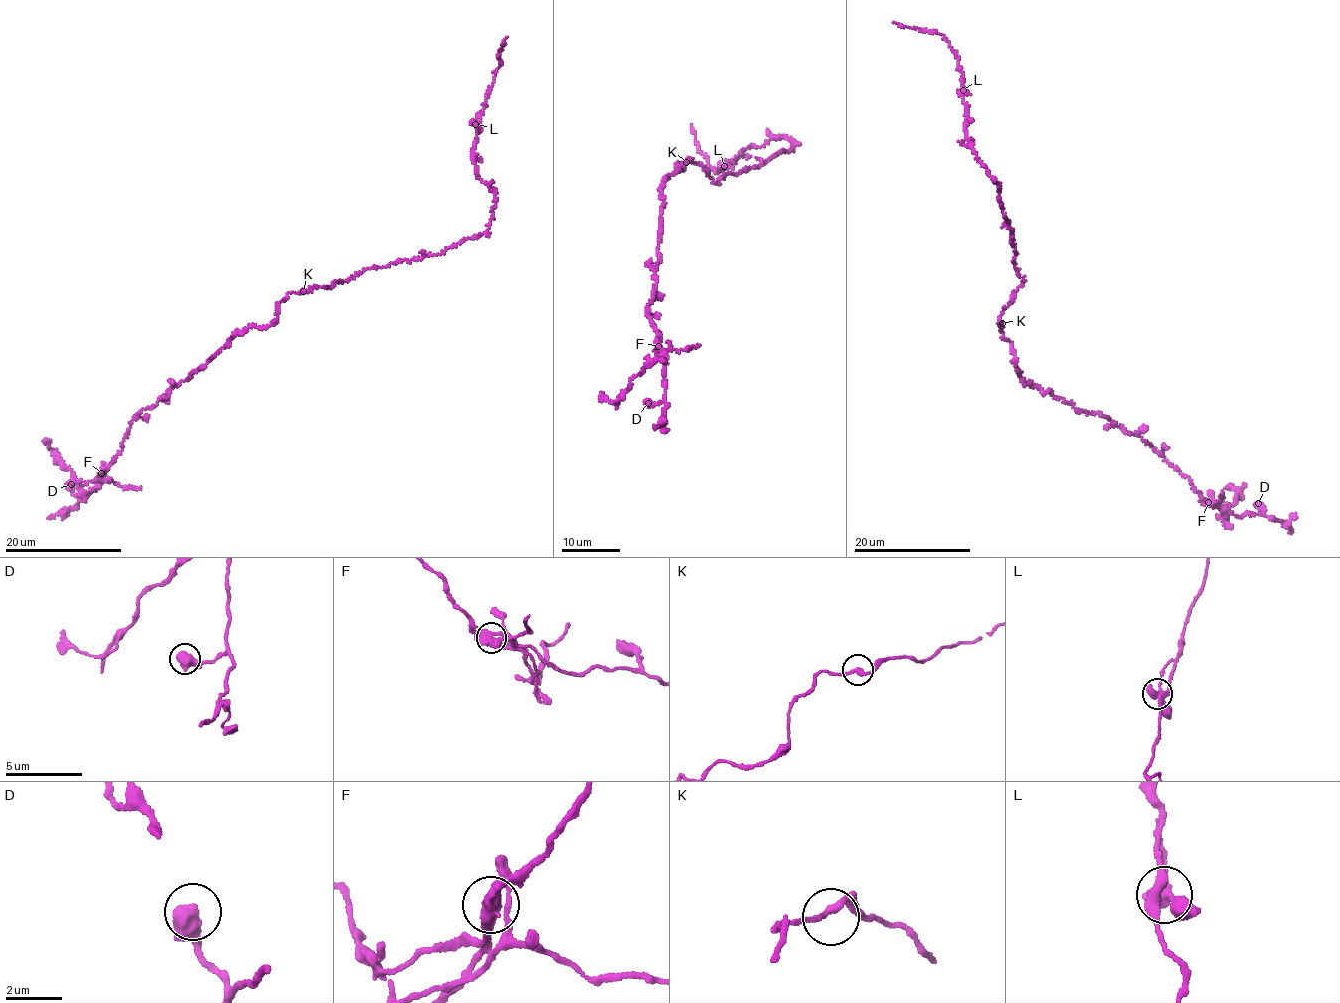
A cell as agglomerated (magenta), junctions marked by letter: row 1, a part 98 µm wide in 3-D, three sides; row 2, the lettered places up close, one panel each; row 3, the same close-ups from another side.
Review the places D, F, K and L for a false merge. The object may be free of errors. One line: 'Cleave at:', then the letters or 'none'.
Cleave at: F

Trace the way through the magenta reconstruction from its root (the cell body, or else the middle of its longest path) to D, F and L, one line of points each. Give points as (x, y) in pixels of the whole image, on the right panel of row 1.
D: (1000, 324), (1023, 384), (1140, 435), (1202, 500), (1243, 517), (1264, 513), (1258, 503)
F: (1000, 324), (1023, 384), (1033, 382), (1076, 409), (1101, 413), (1128, 434), (1140, 435), (1208, 503)
L: (1000, 324), (1001, 313), (1024, 282), (1014, 263), (1016, 252), (998, 185), (977, 159), (965, 132), (963, 90)

